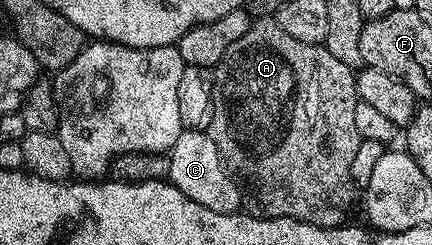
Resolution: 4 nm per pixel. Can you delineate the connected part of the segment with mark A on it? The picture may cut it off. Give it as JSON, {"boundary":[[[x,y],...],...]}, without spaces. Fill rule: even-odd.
{"boundary":[[[271,17],[251,22],[248,33],[244,33],[244,37],[240,37],[240,41],[236,41],[236,45],[232,45],[232,49],[228,49],[217,67],[213,68],[212,78],[214,107],[210,110],[208,134],[216,145],[216,153],[221,157],[226,172],[236,180],[242,190],[245,210],[259,219],[295,219],[317,227],[343,226],[349,220],[346,218],[353,213],[354,206],[357,203],[359,206],[360,203],[359,184],[350,176],[356,149],[363,141],[356,129],[356,105],[360,100],[355,72],[348,65],[344,65],[344,61],[336,61],[336,57],[332,57],[332,53],[328,53],[322,43],[305,43],[296,41],[296,37],[288,37],[288,33],[280,29],[277,18]]]}

